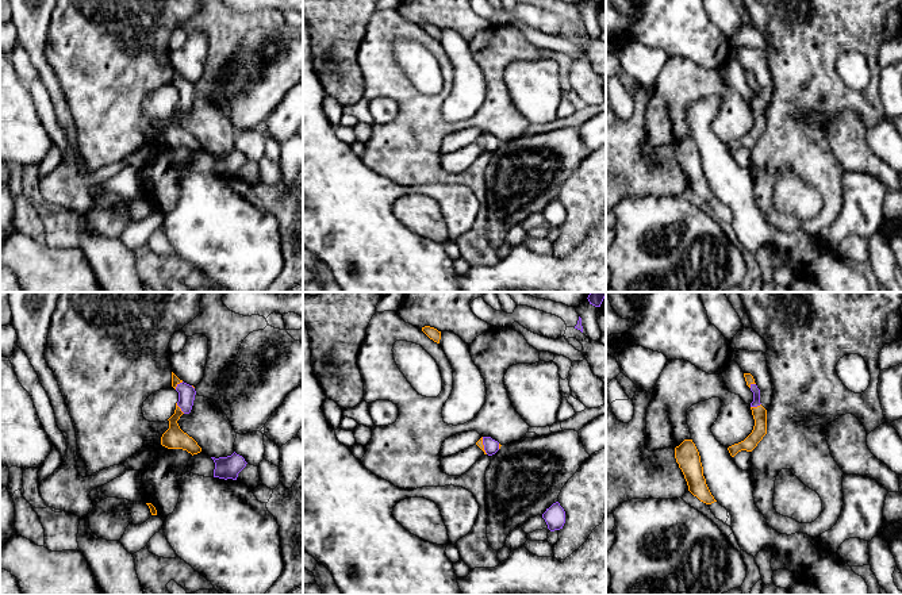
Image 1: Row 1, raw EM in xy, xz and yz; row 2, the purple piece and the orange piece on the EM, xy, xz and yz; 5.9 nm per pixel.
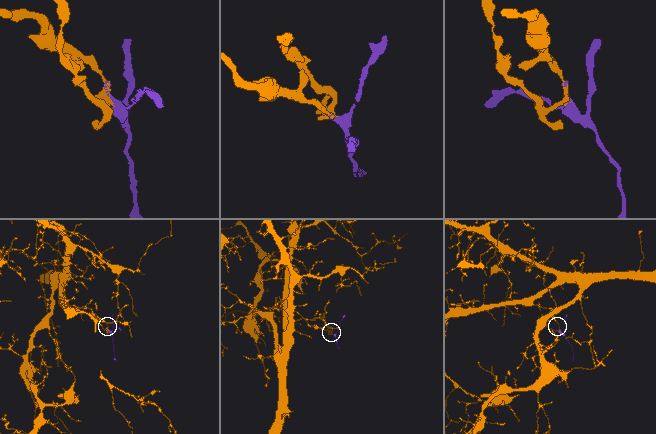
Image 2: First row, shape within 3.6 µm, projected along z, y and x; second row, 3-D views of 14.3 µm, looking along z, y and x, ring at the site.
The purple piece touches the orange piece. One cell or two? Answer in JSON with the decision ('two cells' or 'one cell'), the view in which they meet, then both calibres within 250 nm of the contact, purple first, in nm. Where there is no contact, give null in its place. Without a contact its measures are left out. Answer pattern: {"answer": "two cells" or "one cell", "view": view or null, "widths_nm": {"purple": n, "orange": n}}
{"answer": "one cell", "view": "xy", "widths_nm": {"purple": 100, "orange": 130}}

